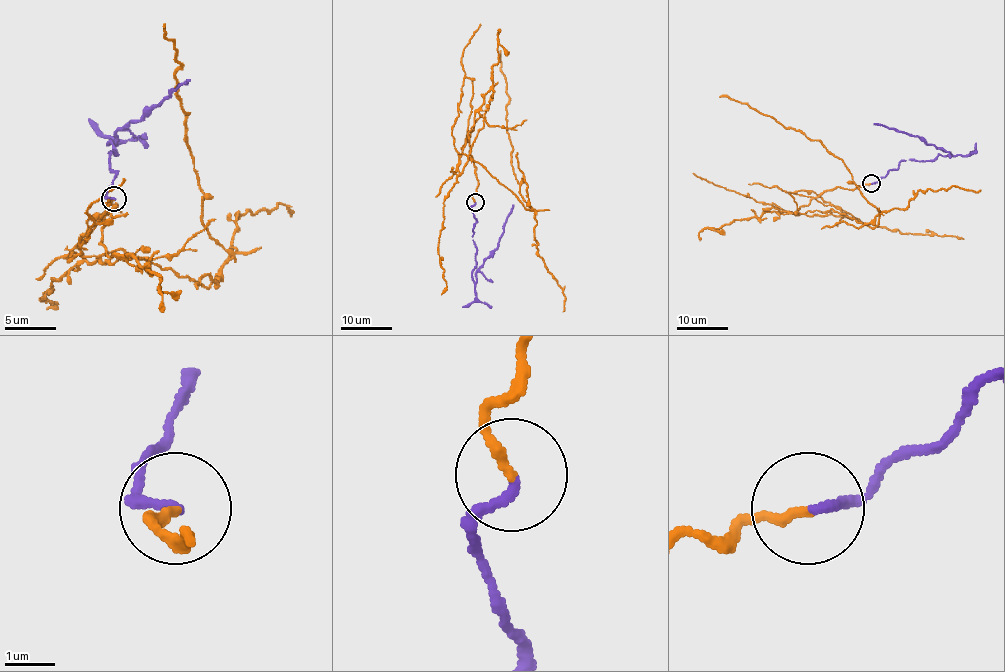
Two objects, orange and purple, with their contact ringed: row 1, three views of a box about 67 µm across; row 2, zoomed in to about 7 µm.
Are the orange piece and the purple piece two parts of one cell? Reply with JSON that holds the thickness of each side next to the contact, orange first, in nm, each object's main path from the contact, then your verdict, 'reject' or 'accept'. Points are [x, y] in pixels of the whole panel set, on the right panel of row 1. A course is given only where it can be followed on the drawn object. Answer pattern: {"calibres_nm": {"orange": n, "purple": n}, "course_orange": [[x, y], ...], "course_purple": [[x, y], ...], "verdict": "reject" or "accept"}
{"calibres_nm": {"orange": 190, "purple": 180}, "course_orange": [[871, 184], [835, 187], [784, 214], [832, 209], [875, 227], [878, 221], [846, 166], [820, 141], [720, 95]], "course_purple": [[871, 184], [896, 168], [901, 160], [932, 160], [950, 153], [928, 145], [916, 136], [873, 123]], "verdict": "reject"}

